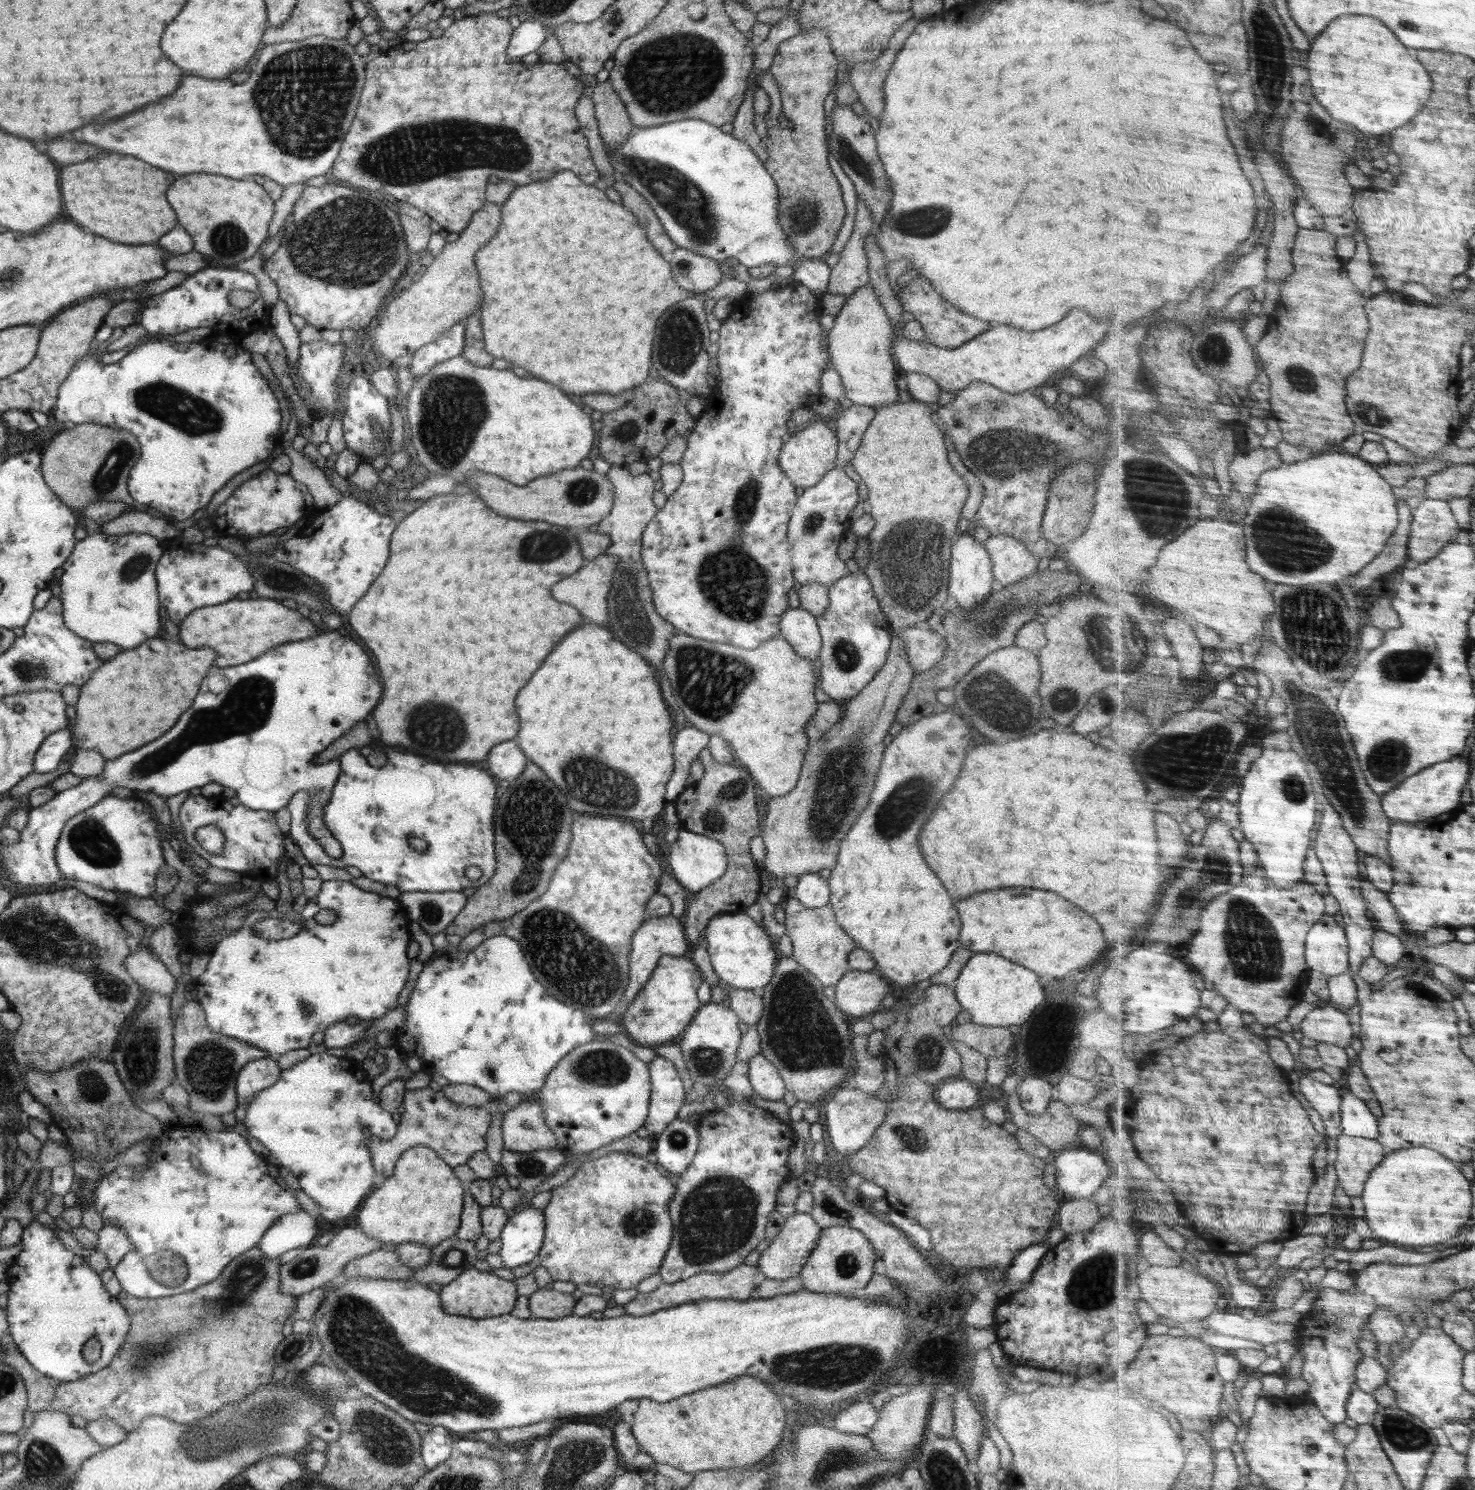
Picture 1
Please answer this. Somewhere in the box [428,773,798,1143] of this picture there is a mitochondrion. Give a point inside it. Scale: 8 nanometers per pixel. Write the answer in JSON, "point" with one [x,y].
{"point":[578,967]}

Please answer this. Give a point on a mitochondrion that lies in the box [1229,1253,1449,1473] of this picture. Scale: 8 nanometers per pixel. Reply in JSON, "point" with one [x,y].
{"point":[1403,1434]}

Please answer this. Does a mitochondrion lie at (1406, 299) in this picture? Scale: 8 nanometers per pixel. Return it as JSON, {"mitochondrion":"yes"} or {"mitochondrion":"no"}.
{"mitochondrion":"no"}

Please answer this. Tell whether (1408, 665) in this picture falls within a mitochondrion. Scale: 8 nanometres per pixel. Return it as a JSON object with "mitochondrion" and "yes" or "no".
{"mitochondrion":"yes"}

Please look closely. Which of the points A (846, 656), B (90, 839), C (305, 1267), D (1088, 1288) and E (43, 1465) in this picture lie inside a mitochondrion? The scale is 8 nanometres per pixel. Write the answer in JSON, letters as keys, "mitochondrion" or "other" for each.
{"A":"mitochondrion","B":"mitochondrion","C":"mitochondrion","D":"mitochondrion","E":"mitochondrion"}

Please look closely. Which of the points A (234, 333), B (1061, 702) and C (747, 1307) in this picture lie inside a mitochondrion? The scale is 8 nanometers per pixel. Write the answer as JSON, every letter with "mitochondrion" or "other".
{"A":"other","B":"mitochondrion","C":"other"}

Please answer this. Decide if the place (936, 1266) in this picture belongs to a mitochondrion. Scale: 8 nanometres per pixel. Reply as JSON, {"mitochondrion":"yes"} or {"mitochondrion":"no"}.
{"mitochondrion":"no"}

